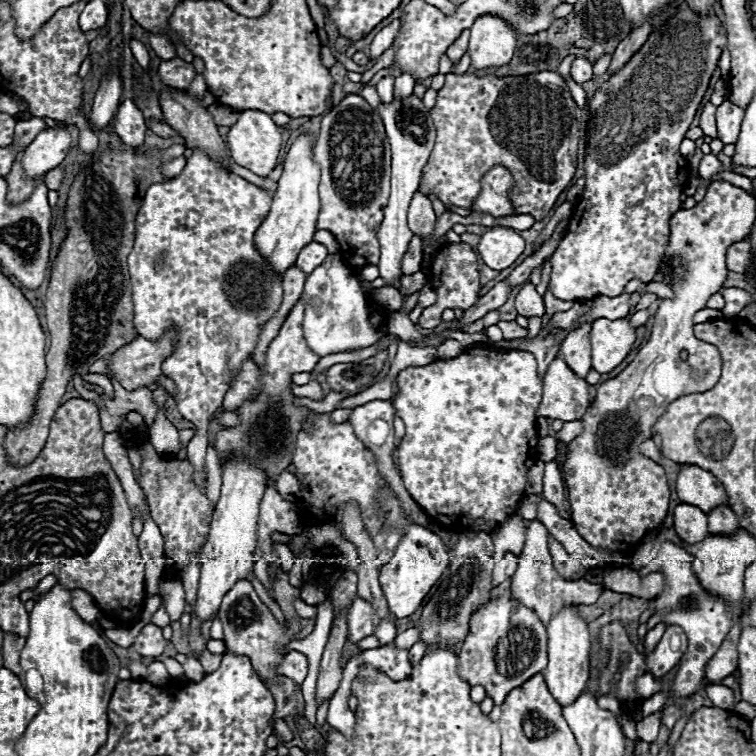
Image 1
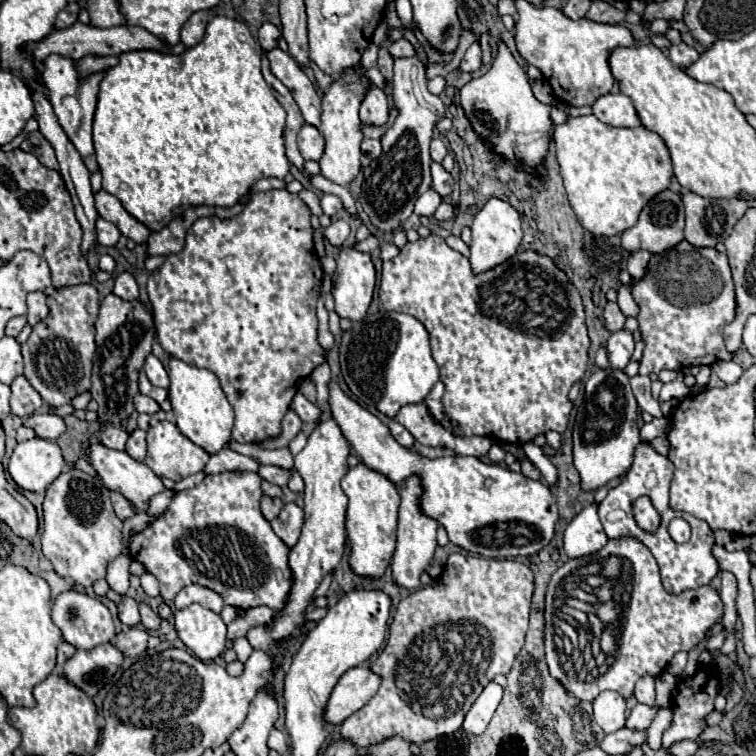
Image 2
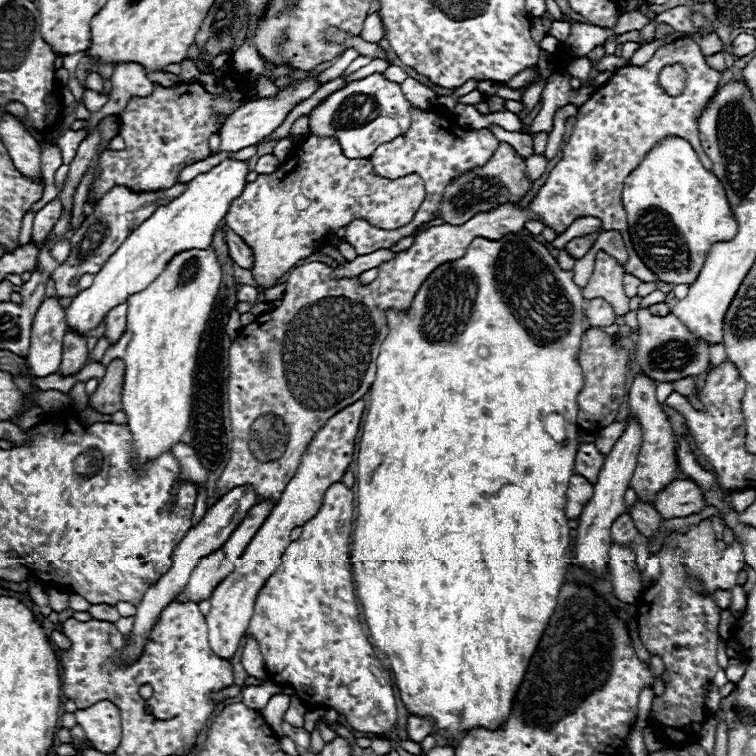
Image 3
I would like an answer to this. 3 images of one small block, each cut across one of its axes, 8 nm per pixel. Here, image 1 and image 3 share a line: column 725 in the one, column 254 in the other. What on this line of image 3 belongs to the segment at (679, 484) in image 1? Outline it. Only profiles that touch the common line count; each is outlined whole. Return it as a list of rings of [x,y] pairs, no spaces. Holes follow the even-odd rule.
[[[250,484],[232,488],[230,492],[226,492],[224,496],[218,498],[218,502],[206,512],[206,516],[200,520],[198,526],[194,526],[194,528],[188,530],[188,534],[184,536],[184,540],[178,544],[178,548],[176,548],[176,552],[174,552],[170,570],[168,570],[154,586],[150,586],[150,588],[146,590],[142,602],[138,604],[138,612],[136,612],[136,616],[134,616],[136,622],[134,622],[134,630],[132,630],[134,638],[132,638],[130,648],[128,648],[126,654],[124,654],[128,660],[134,660],[134,658],[140,656],[140,652],[142,652],[142,648],[144,648],[144,640],[146,640],[150,628],[154,626],[158,614],[160,614],[162,608],[168,606],[168,604],[174,600],[174,596],[188,584],[188,578],[190,578],[192,570],[196,568],[196,564],[198,564],[204,556],[212,554],[216,548],[220,548],[220,546],[228,540],[228,536],[234,532],[234,528],[240,524],[240,520],[244,520],[244,516],[250,512],[250,508],[252,508],[256,502],[258,502],[258,498],[256,498],[256,492],[254,492],[254,488],[252,488]]]

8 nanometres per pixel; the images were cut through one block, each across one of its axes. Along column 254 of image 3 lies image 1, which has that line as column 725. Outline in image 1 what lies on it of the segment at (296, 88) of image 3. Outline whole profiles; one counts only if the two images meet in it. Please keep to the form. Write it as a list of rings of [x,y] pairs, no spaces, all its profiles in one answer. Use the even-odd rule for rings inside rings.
[[[724,100],[716,110],[717,138],[724,144],[734,144],[740,134],[744,110],[732,104],[730,100]]]

